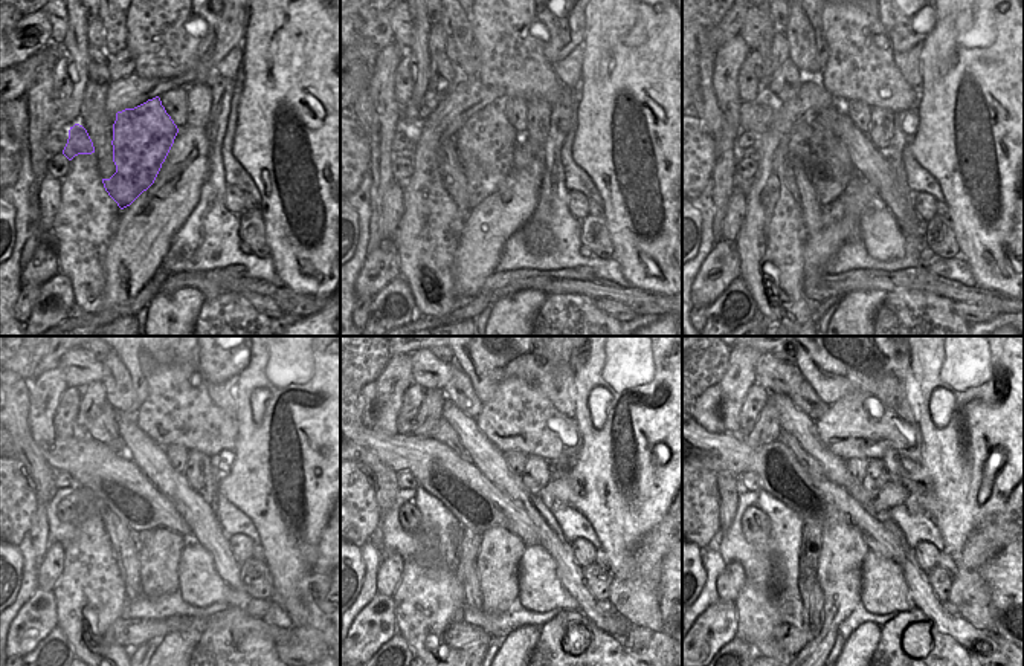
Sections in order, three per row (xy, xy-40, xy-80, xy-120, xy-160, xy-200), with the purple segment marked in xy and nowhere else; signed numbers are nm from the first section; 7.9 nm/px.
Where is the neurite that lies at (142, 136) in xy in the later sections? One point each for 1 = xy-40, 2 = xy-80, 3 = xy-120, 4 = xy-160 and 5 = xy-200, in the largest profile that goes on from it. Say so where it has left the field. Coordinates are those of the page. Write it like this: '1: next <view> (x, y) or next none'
1: next xy-40 (486, 144)
2: next xy-80 (827, 173)
3: next xy-120 (127, 501)
4: next xy-160 (469, 504)
5: next xy-200 (811, 501)

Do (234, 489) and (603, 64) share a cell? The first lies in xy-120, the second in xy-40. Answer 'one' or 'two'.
one

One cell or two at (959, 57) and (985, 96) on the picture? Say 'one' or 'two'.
one

